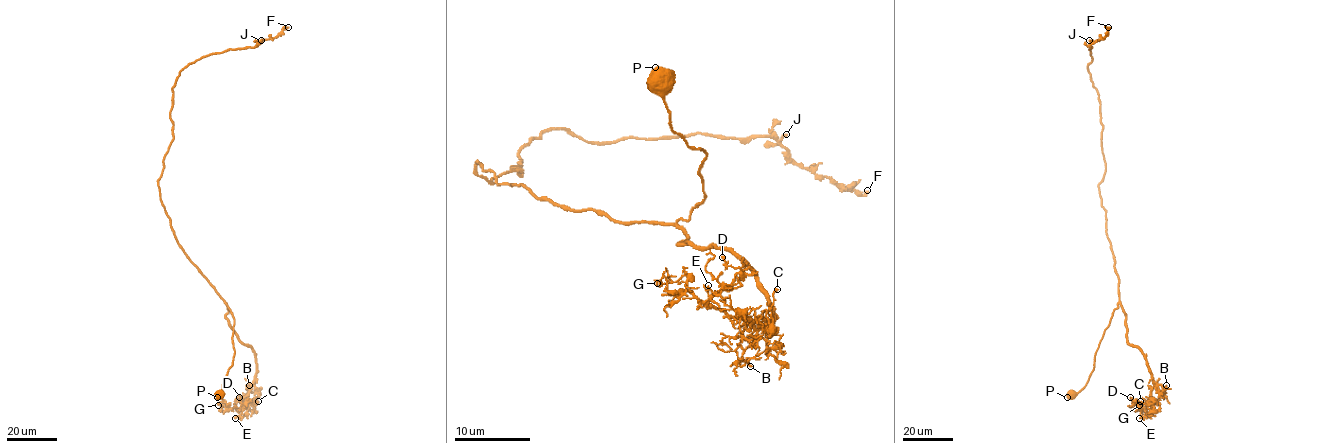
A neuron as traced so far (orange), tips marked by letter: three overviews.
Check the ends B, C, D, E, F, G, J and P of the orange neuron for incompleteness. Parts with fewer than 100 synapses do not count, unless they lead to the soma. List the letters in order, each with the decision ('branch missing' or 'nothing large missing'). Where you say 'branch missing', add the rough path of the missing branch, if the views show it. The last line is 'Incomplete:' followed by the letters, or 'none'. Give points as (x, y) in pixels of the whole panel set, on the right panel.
B: nothing large missing
C: nothing large missing
D: nothing large missing
E: nothing large missing
F: nothing large missing
G: nothing large missing
J: nothing large missing
P: nothing large missing
Incomplete: none

